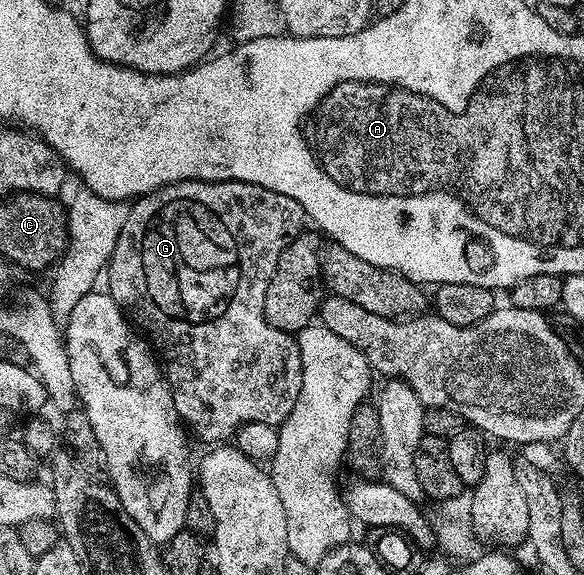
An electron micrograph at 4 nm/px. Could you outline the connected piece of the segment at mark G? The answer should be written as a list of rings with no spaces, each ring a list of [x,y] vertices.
[[[180,181],[174,185],[164,185],[163,188],[158,189],[156,193],[136,198],[136,200],[129,205],[129,214],[123,223],[123,231],[119,231],[119,239],[115,243],[115,251],[111,255],[107,266],[107,281],[109,277],[107,292],[113,296],[117,306],[125,310],[130,322],[144,334],[148,344],[155,350],[156,356],[159,358],[159,364],[165,374],[165,382],[169,384],[169,390],[173,396],[175,411],[181,416],[181,424],[185,426],[186,430],[188,430],[192,436],[194,433],[201,441],[213,441],[209,443],[228,442],[230,438],[236,434],[237,430],[247,423],[267,423],[268,425],[276,425],[279,427],[287,419],[287,415],[291,415],[291,411],[299,399],[299,391],[303,387],[303,363],[299,355],[297,338],[294,334],[279,331],[275,327],[271,327],[271,323],[267,323],[265,312],[263,311],[263,299],[267,295],[267,283],[275,271],[275,263],[279,263],[279,255],[283,255],[283,247],[290,245],[306,228],[306,225],[307,218],[303,207],[299,207],[299,203],[295,203],[295,199],[291,199],[291,195],[279,195],[279,191],[267,191],[267,187],[259,187],[255,183],[243,183],[242,181]]]

